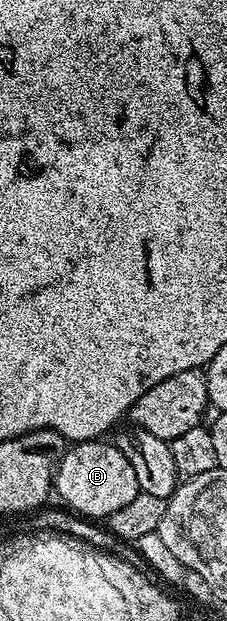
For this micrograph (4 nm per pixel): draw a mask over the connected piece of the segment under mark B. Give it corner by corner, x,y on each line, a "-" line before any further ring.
106,439
80,440
72,443
67,451
58,457
53,481
54,491
64,500
71,512
83,518
106,518
112,516
121,506
133,502
140,492
137,474
129,466
129,458
121,454
114,442

